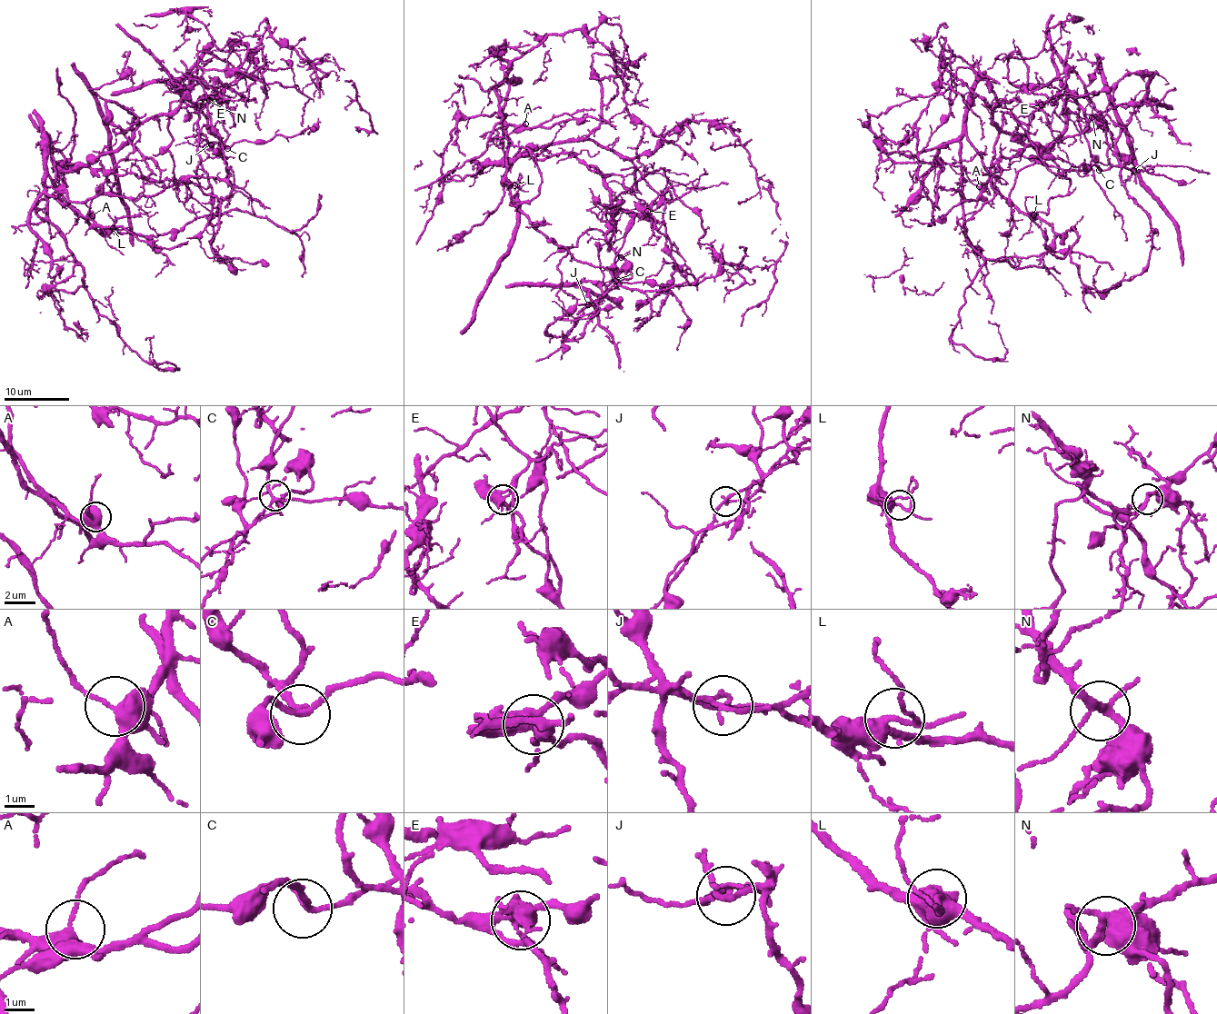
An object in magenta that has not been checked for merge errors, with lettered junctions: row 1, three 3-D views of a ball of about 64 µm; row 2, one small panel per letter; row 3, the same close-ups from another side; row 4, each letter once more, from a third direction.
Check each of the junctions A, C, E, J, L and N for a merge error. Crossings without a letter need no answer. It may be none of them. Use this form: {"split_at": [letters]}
{"split_at": ["E", "J"]}

